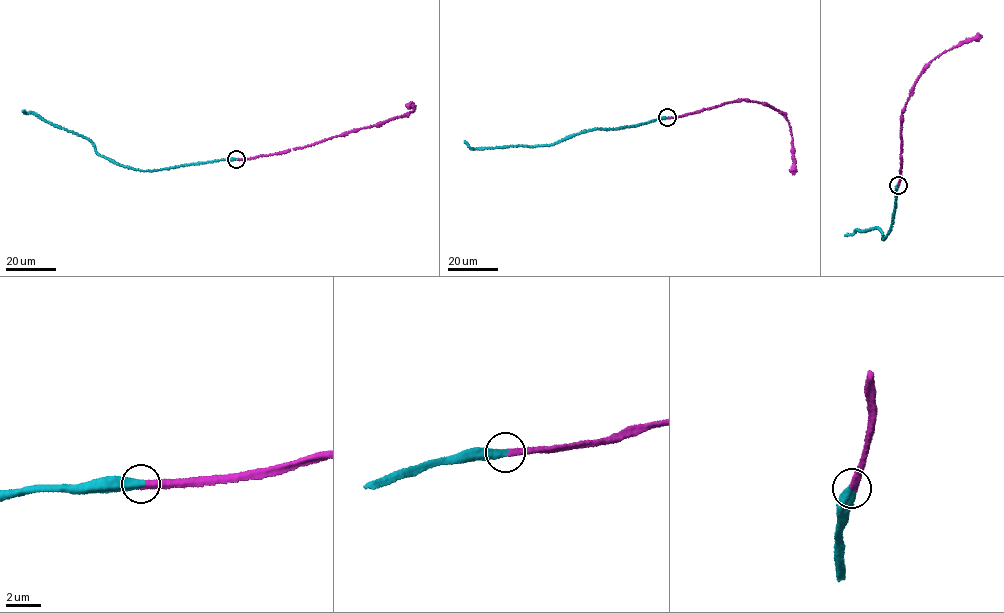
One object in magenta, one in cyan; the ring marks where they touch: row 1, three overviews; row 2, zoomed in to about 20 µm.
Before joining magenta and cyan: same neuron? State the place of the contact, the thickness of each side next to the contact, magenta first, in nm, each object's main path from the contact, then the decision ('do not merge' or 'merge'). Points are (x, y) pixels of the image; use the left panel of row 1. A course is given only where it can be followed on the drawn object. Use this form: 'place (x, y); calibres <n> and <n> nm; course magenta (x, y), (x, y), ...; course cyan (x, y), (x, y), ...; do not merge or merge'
place (236, 159); calibres 400 and 500 nm; course magenta (237, 159), (284, 153), (350, 131), (379, 126), (411, 112), (414, 107), (408, 104); course cyan (236, 159), (151, 171), (135, 169), (102, 157), (86, 139), (22, 111); merge

